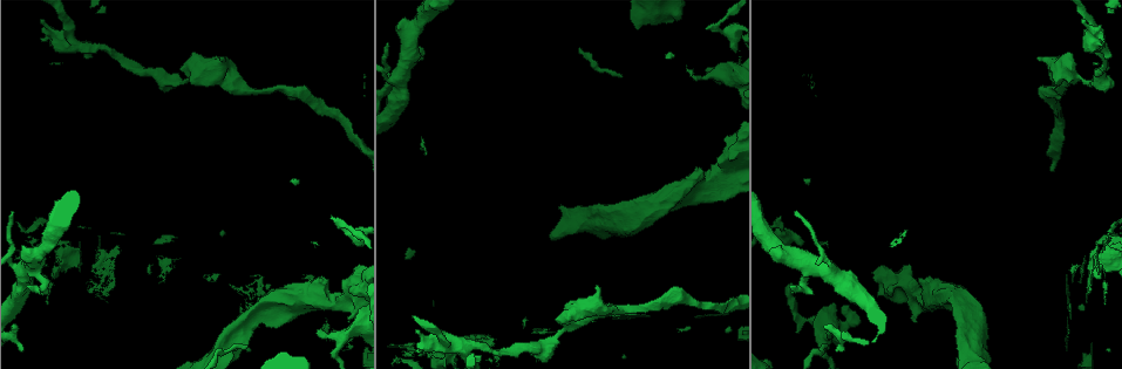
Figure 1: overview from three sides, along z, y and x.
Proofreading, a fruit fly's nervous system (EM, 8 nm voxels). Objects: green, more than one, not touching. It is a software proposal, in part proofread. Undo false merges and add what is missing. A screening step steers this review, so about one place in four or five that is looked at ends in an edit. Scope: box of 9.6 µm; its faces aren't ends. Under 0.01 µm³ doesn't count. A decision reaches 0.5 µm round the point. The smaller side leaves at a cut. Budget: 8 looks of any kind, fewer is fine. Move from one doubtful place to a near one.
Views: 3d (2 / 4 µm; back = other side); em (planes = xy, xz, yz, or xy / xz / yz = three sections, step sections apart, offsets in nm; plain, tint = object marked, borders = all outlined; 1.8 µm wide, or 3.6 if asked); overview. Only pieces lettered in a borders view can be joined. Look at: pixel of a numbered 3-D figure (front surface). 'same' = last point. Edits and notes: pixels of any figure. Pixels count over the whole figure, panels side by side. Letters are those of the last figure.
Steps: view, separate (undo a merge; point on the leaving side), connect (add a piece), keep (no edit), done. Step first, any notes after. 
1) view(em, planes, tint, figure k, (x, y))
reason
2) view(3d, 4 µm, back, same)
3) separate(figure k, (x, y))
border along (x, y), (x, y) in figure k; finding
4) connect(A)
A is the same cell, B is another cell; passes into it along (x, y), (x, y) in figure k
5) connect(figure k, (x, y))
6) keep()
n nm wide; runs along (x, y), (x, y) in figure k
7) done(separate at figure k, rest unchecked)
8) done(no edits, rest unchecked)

view(3d, 4 µm, figure 1, (734, 195))
stops while still wide

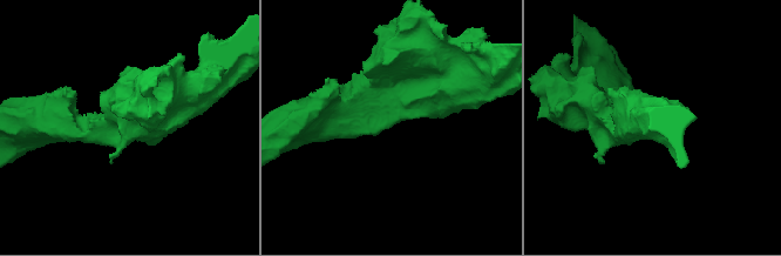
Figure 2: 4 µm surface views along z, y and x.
view(em, planes, borders, figure 2, (386, 125))

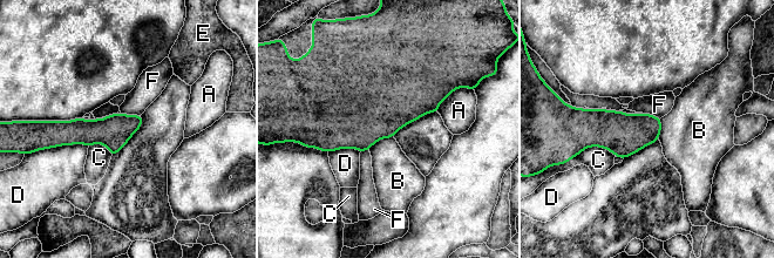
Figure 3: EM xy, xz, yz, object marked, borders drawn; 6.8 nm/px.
keep()
A, B, C, D, E and F are other cells; no lettered piece goes on from it

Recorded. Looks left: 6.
view(3d, 4 µm, figure 1, (966, 331))
abrupt turn

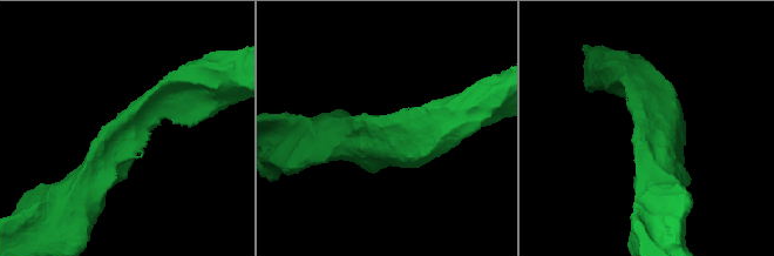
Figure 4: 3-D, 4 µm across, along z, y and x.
view(em, xy, step 16, borders, figure 4, (653, 134))

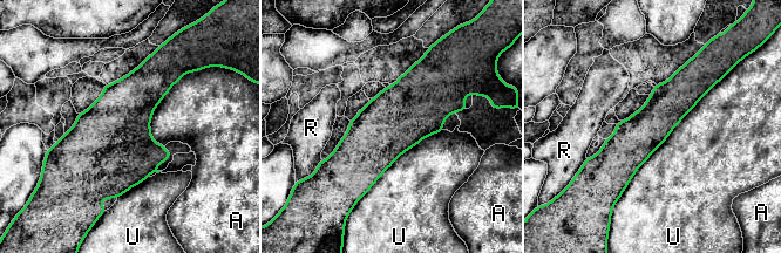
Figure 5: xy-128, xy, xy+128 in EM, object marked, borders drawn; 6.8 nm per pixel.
keep()
A, R and U are other cells; runs along (686, 70), (619, 157), (619, 187) in figure 5; continuous, no second cell

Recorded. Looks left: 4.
view(3d, 2 µm, figure 1, (555, 336))
a narrow waist

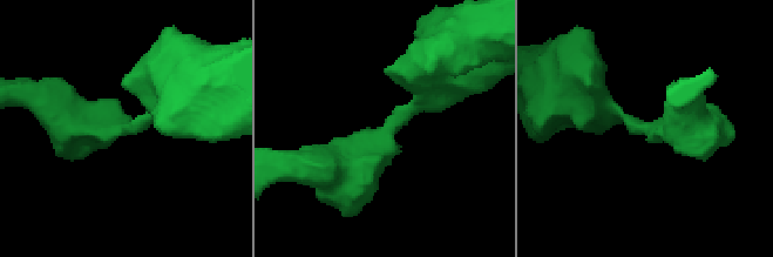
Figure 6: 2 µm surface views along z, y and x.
view(em, planes, tint, figure 6, (386, 132))
arms of 300, 380 nm

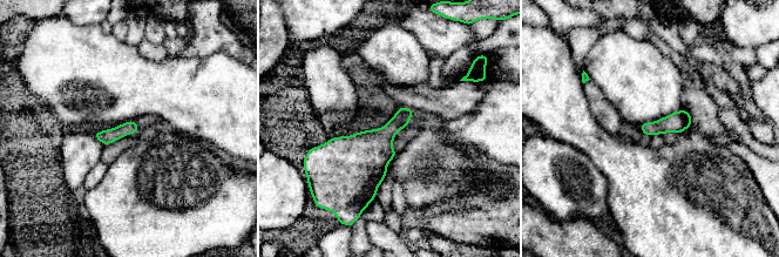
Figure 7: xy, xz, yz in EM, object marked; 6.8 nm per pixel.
view(em, planes, borders, same)
what lies round it

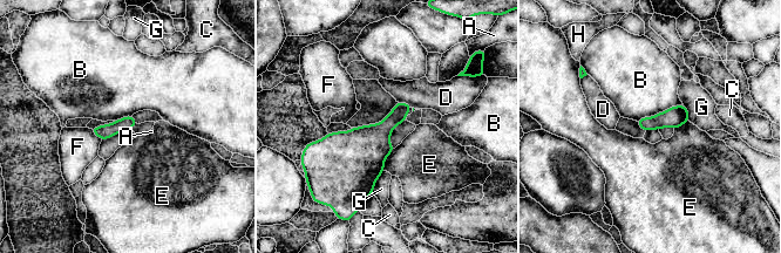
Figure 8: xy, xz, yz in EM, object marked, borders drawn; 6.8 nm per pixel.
keep()
A, B, C, D, E, F, G and H are other cells; border along (683, 104), (636, 121) in figure 8; all the same cell

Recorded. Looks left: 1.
done(no edits, rest unchecked)

